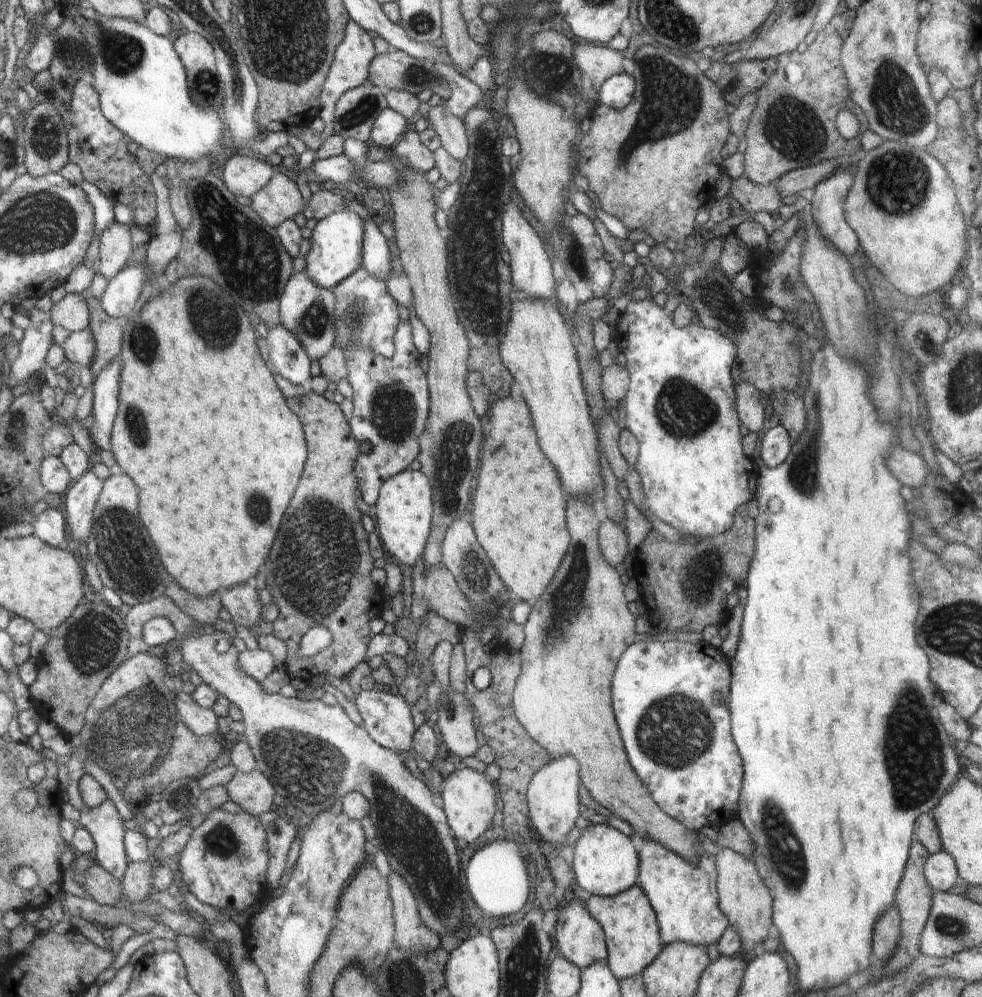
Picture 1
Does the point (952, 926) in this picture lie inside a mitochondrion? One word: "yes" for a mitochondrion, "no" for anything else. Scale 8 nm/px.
yes

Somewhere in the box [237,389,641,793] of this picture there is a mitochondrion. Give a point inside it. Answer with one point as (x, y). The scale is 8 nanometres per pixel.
(320, 532)

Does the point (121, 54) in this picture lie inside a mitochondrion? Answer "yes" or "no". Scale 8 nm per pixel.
yes

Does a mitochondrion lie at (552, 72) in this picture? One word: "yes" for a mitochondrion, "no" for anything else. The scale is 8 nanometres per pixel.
yes

